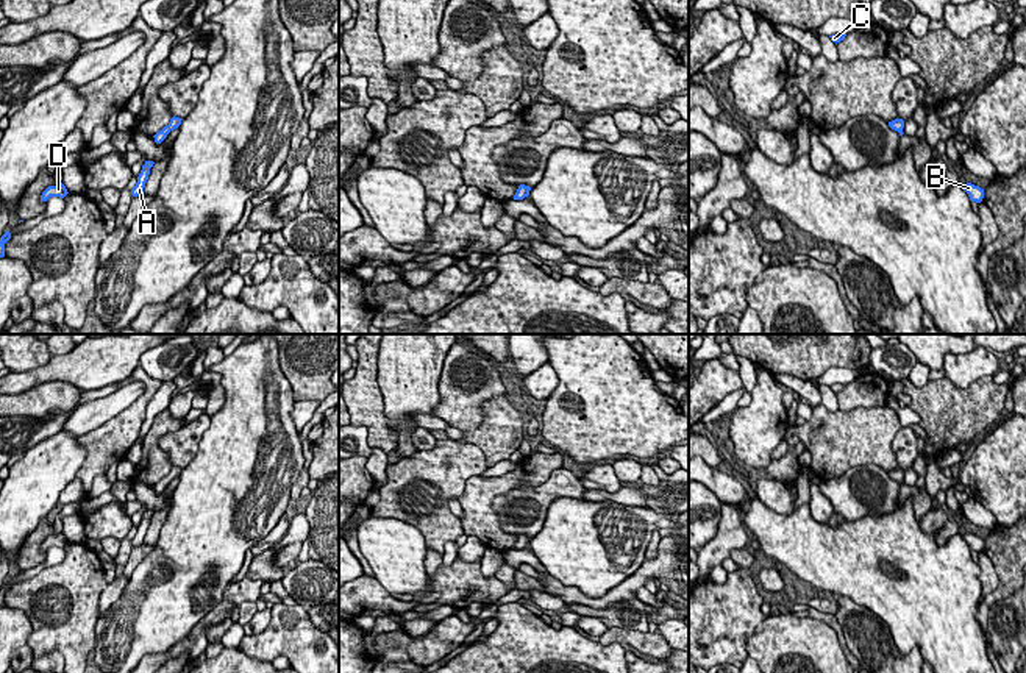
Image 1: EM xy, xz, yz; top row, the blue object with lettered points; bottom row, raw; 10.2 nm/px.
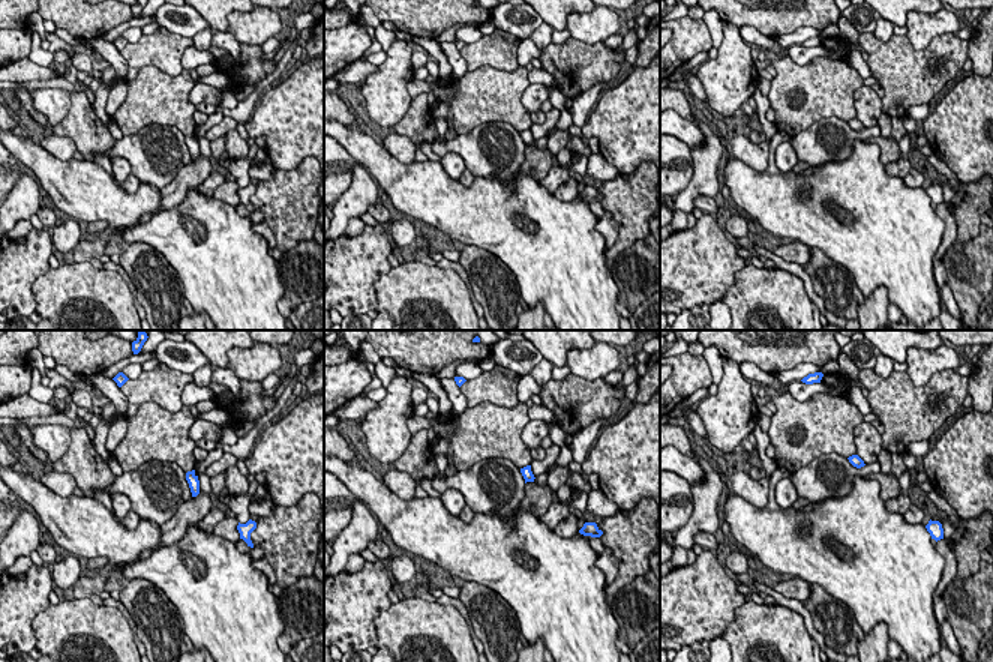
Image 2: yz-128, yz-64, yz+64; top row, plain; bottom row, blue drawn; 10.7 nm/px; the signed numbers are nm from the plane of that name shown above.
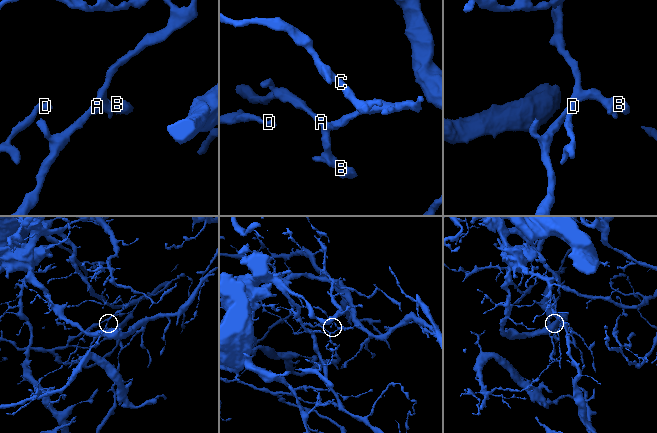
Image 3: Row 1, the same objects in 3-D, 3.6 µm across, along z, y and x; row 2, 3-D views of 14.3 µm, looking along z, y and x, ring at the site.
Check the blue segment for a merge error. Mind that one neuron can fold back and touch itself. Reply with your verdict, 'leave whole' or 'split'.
split

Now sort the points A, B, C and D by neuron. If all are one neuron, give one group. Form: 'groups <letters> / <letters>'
groups A B / C D

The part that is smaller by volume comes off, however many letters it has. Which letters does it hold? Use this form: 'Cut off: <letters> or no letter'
Cut off: A, B

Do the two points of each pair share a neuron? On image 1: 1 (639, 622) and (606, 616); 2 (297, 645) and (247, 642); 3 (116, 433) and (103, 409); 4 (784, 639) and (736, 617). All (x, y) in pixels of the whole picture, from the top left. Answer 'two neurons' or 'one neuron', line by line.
1: one neuron
2: one neuron
3: two neurons
4: two neurons

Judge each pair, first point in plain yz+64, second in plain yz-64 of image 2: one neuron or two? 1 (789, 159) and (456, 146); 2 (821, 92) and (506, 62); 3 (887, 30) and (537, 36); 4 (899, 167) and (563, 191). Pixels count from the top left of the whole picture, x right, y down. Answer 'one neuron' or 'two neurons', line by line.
1: two neurons
2: two neurons
3: one neuron
4: two neurons

